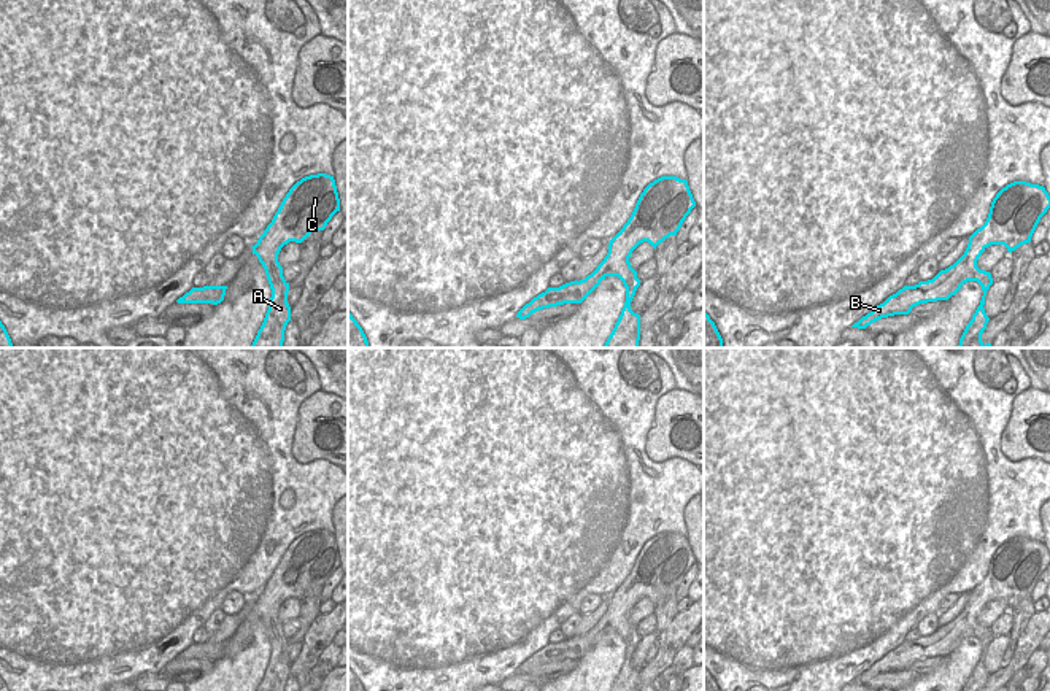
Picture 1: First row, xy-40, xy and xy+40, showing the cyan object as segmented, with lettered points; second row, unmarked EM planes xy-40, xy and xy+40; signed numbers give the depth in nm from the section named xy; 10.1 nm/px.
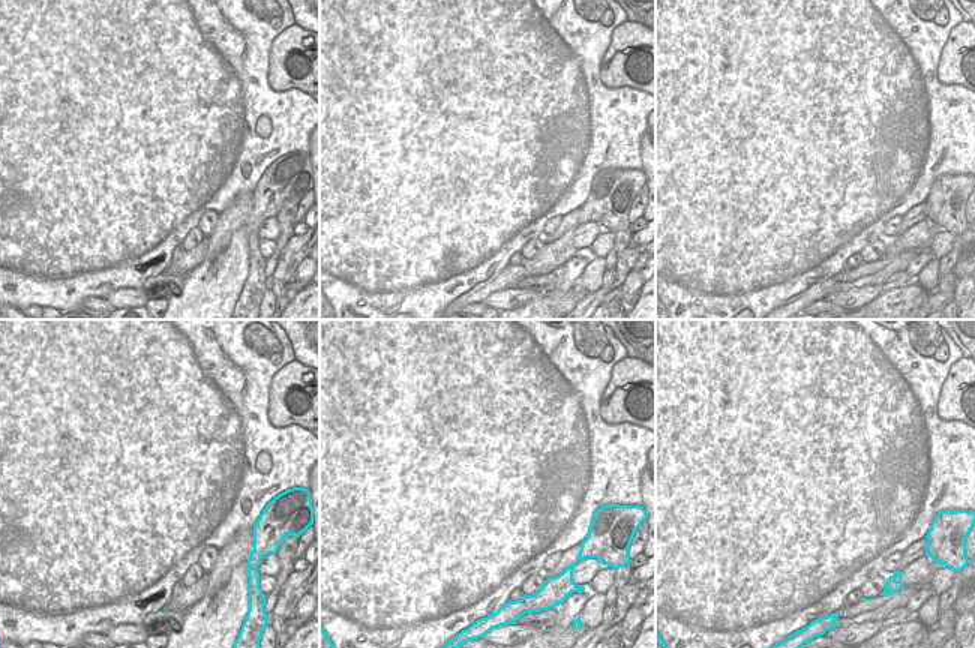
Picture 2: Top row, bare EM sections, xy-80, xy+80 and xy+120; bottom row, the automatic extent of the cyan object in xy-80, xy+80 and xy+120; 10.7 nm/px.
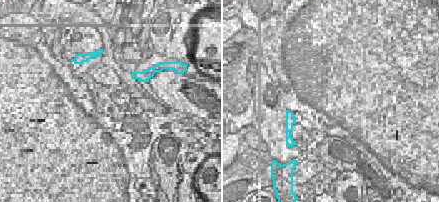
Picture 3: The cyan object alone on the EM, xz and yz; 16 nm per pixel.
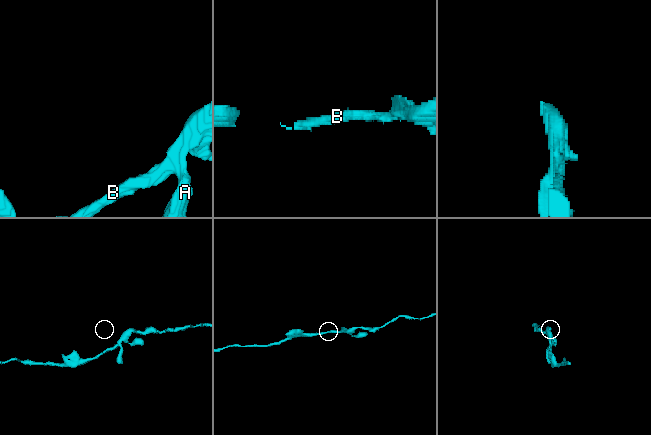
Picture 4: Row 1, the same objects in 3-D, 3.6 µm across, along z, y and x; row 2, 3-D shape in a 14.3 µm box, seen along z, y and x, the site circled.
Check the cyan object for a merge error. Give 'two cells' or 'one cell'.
one cell

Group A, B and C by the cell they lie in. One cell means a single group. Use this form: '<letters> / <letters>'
A B C

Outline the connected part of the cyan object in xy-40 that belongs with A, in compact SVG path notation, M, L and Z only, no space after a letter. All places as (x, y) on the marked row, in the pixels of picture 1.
M326 173L305 176L289 189L272 222L251 246L272 289L268 310L251 348L283 348L291 307L289 283L278 262L281 248L289 241L302 243L311 232L324 230L337 211L340 199L334 176Z

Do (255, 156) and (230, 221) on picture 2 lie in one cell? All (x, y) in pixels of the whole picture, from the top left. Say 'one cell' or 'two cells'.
two cells

